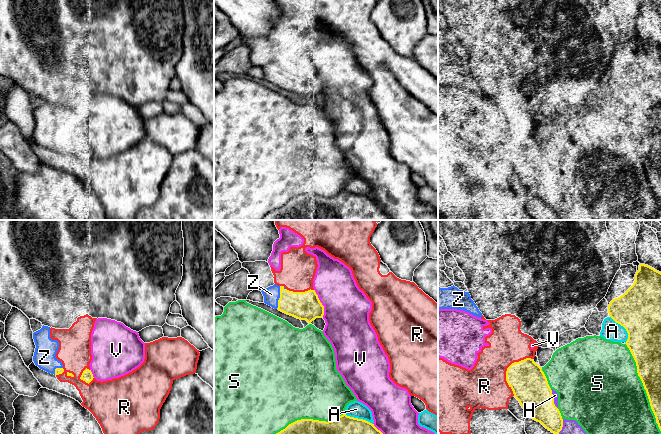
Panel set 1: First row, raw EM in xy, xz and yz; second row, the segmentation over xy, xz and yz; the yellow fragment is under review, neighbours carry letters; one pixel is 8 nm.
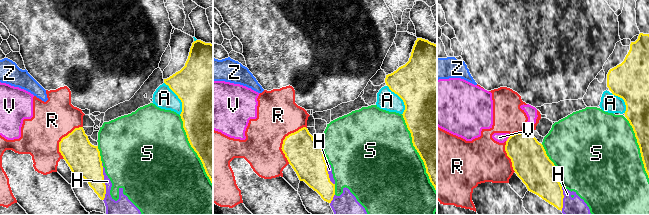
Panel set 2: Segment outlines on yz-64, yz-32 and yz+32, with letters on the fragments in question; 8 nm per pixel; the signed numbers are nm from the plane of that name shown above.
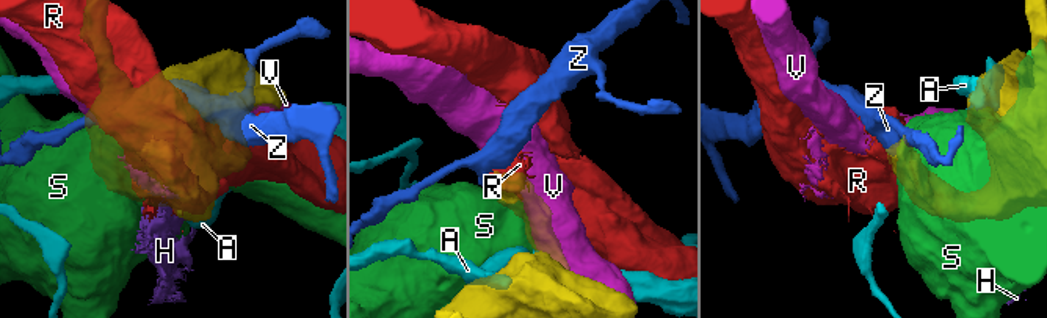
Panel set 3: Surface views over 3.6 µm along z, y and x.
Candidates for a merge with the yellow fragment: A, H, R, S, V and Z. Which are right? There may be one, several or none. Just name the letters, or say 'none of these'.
Z

